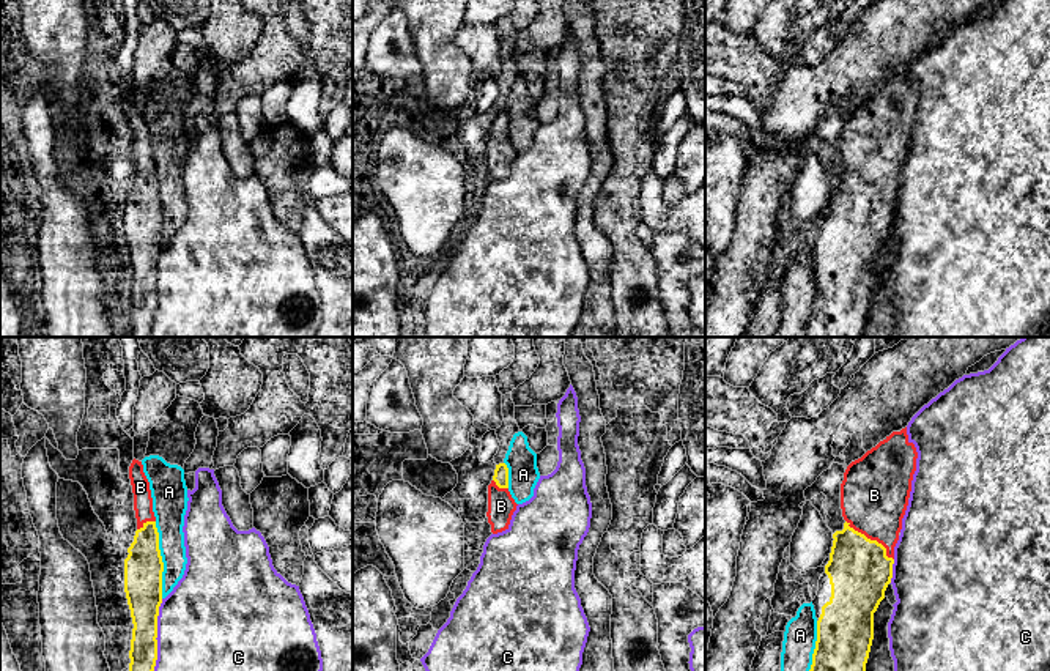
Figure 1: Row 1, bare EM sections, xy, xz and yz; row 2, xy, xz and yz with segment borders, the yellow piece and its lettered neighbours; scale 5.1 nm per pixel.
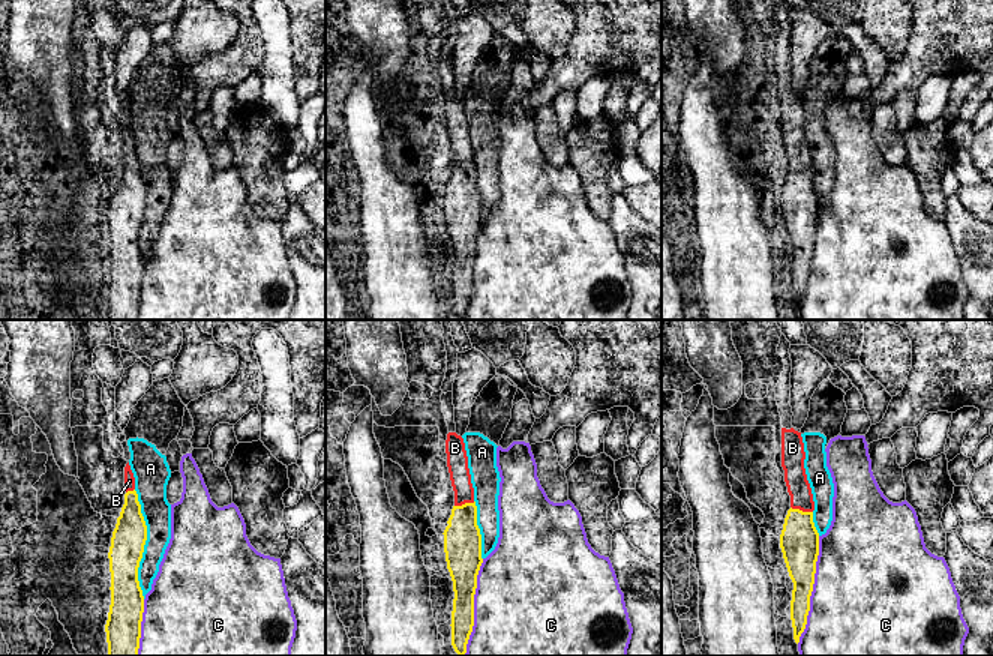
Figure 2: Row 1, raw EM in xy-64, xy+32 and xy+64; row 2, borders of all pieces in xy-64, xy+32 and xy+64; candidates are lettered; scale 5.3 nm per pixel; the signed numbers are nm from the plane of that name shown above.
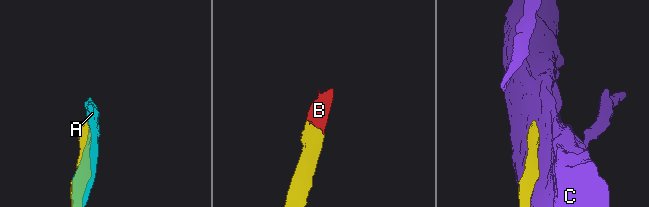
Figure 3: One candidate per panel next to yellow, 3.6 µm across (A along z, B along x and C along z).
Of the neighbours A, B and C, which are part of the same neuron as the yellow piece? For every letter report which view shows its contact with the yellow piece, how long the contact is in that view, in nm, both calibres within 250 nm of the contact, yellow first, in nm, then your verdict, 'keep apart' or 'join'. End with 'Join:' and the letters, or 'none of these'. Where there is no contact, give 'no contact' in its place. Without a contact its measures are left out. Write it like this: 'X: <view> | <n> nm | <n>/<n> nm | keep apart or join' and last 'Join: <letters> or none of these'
A: xy | 400 nm | 200/150 nm | keep apart
B: yz | 320 nm | 320/360 nm | join
C: xy | 460 nm | 180/500 nm | keep apart
Join: B

